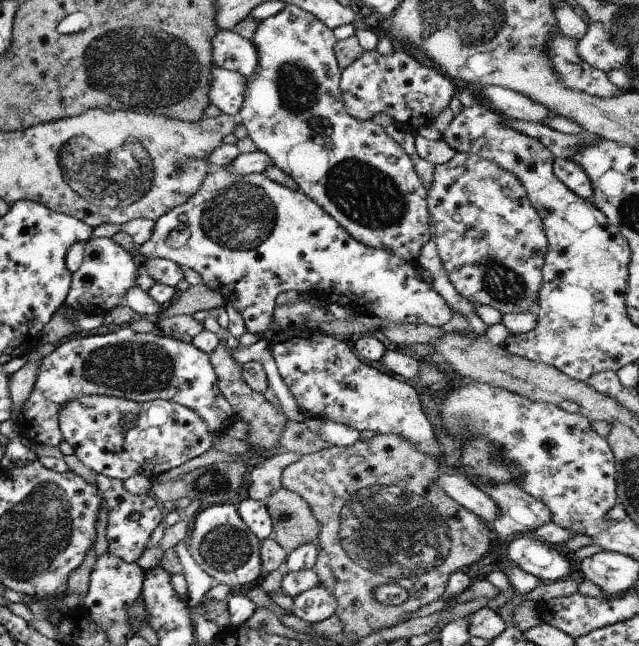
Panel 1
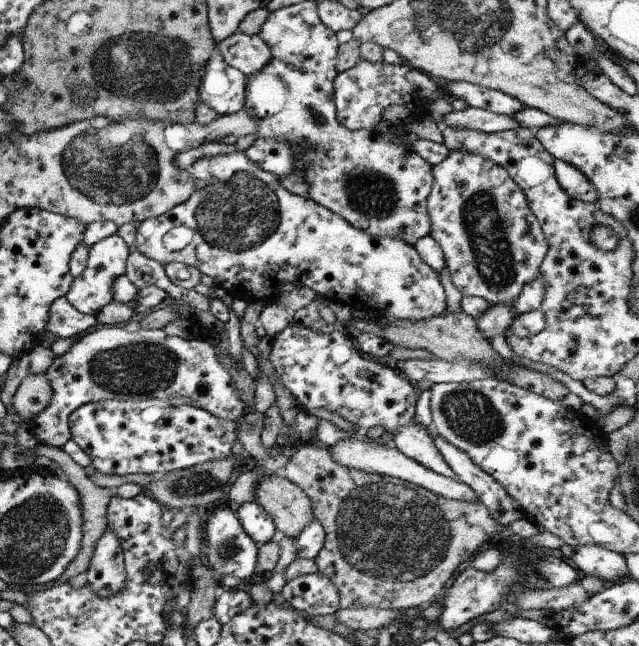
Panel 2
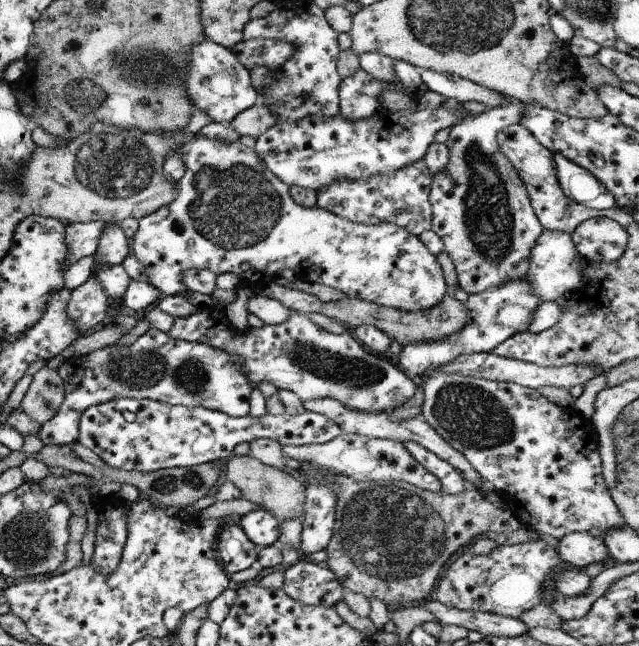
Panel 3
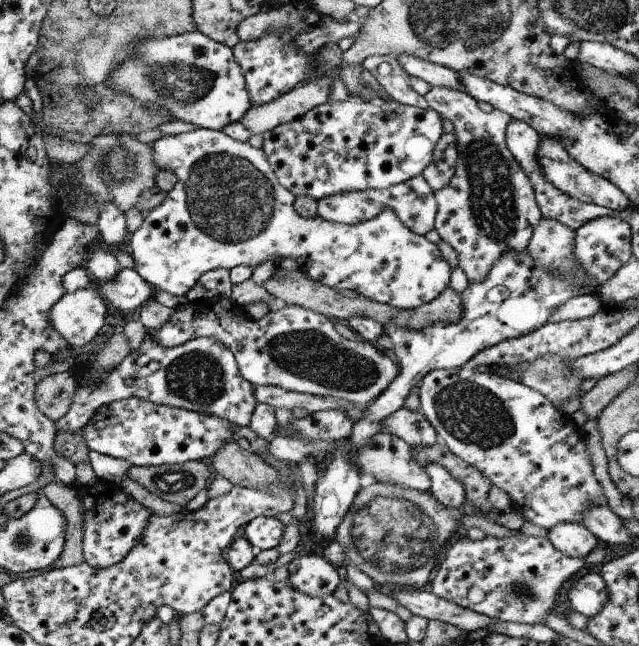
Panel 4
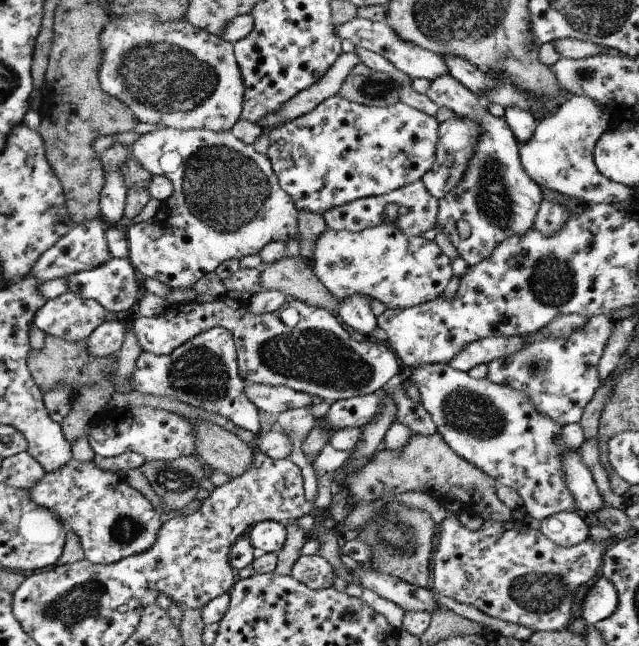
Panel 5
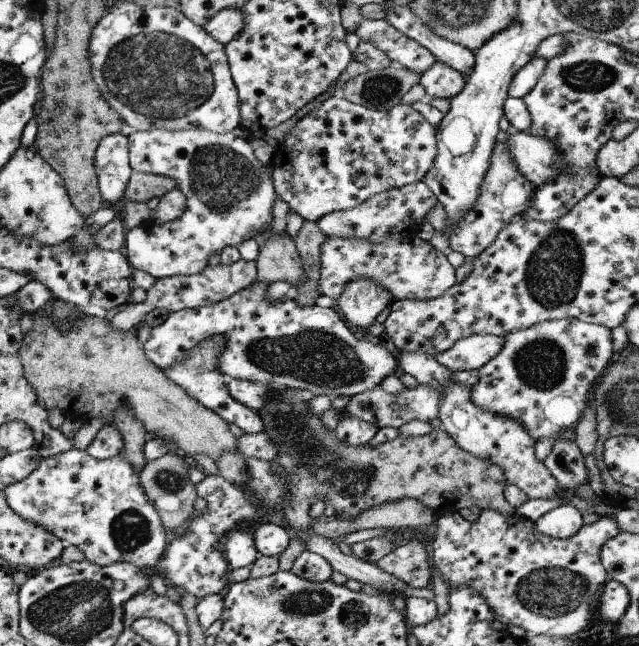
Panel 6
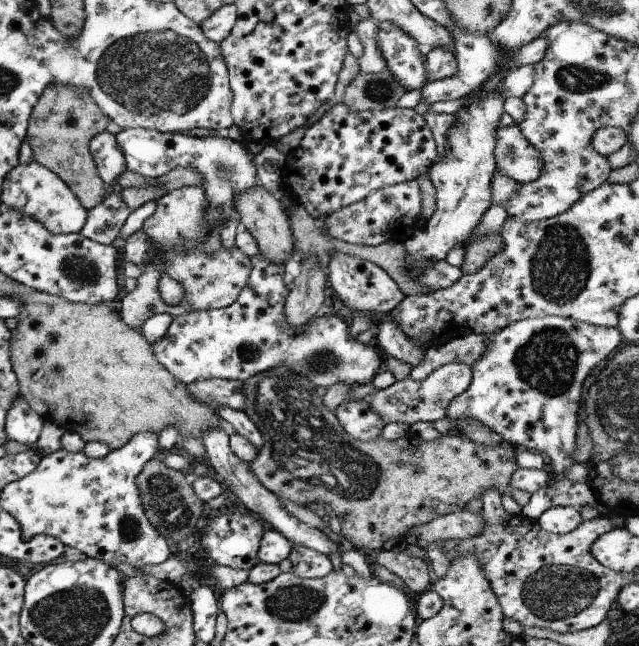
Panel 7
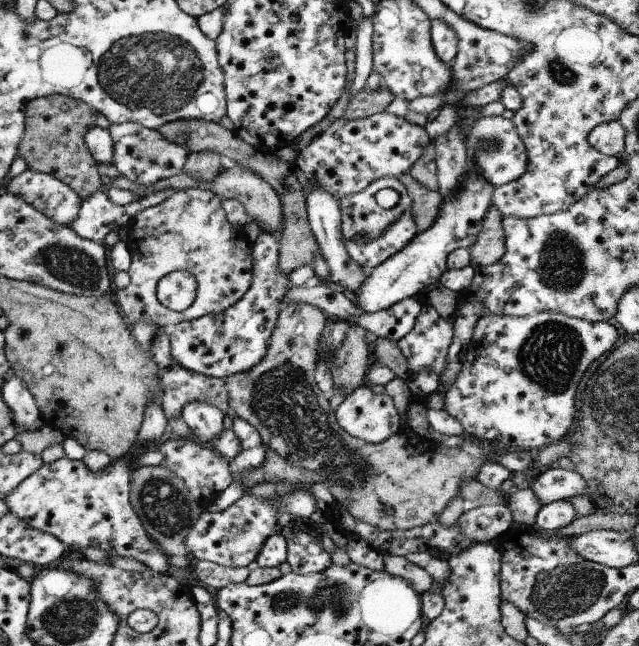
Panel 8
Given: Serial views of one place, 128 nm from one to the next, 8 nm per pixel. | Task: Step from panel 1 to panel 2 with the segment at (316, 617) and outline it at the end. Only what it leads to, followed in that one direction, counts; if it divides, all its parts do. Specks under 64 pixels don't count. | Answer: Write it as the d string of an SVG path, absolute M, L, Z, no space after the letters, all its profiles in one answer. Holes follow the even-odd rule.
M318 571L285 582L279 594L294 610L307 615L334 614L339 609L337 588Z

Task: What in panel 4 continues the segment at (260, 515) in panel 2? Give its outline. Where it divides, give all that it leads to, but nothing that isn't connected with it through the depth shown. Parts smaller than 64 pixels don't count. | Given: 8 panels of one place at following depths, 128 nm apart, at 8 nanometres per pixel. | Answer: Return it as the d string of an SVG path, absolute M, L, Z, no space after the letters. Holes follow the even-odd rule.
M256 516L243 525L244 537L251 546L260 550L270 549L279 544L283 534L283 524L270 516Z

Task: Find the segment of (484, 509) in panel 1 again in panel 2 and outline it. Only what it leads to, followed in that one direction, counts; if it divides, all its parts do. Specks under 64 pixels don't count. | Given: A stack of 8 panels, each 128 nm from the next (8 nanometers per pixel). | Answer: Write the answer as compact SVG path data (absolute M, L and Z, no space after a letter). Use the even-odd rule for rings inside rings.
M345 438L345 440L339 440L337 444L329 446L327 450L329 450L331 458L333 458L339 466L345 466L345 468L349 468L349 470L361 470L363 473L367 474L398 478L399 480L415 484L415 486L421 486L424 490L445 499L459 500L462 502L475 502L475 500L478 500L477 496L473 494L473 490L471 490L469 486L463 484L463 482L457 479L451 480L451 478L445 478L420 466L417 462L411 460L411 458L403 456L392 444L389 443L380 446L366 441L367 440Z

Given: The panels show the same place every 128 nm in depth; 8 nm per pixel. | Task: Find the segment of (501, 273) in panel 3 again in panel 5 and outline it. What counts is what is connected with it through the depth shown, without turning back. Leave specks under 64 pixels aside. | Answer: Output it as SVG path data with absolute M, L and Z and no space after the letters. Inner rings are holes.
M443 75L429 81L426 95L438 107L448 108L457 117L470 119L480 127L480 137L475 143L474 151L467 168L464 170L458 185L438 200L436 223L433 228L442 232L453 248L458 252L468 267L476 265L490 256L493 249L511 235L522 235L532 228L535 214L542 201L542 190L537 186L520 165L518 145L513 133L509 130L503 117L491 115L476 94L469 92L451 75Z

